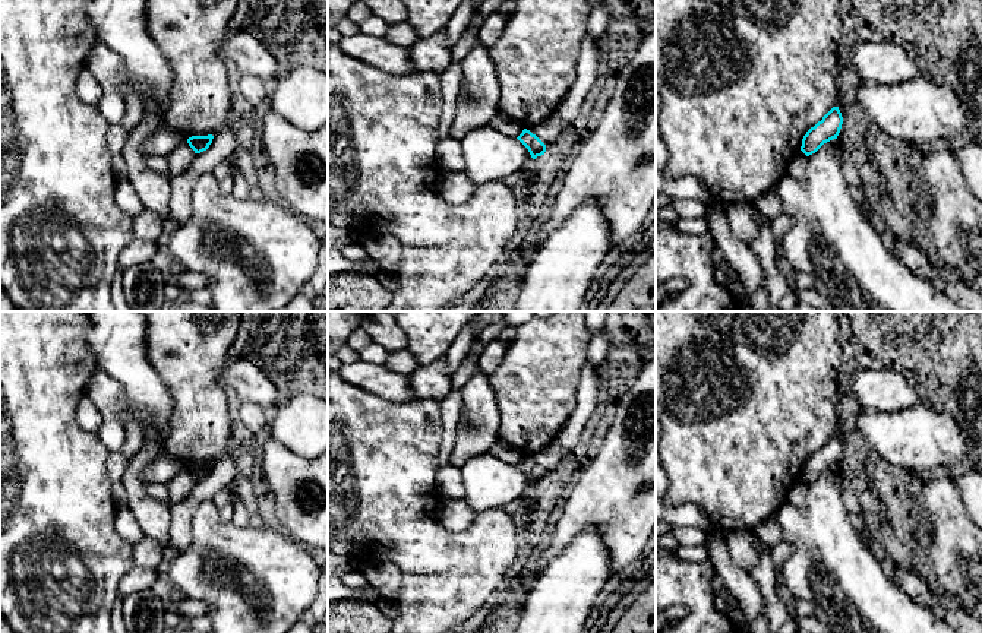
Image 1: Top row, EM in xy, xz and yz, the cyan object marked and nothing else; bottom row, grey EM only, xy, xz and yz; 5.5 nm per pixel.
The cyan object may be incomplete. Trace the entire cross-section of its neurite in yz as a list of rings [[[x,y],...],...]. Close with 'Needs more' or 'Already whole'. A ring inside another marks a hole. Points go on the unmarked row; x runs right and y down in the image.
[[[833,434],[821,449],[811,455],[802,466],[801,478],[809,484],[815,481],[824,471],[837,466],[843,452],[839,434]]]. Already whole

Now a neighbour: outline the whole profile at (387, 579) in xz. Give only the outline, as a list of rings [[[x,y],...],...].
[[[366,561],[360,564],[363,575],[379,598],[397,602],[402,589],[402,573],[389,561]]]

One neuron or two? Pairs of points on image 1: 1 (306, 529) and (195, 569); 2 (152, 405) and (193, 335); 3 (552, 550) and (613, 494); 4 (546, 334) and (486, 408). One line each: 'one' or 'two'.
1: two
2: two
3: one
4: two

